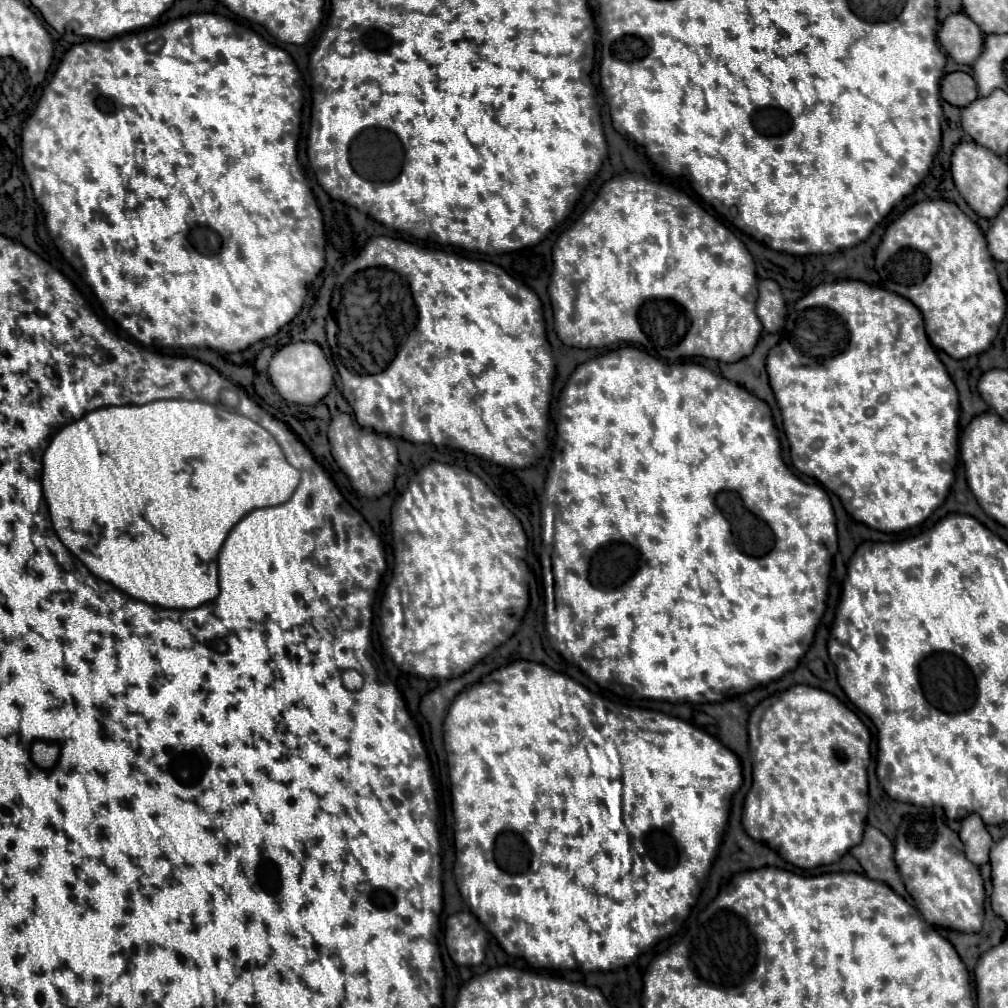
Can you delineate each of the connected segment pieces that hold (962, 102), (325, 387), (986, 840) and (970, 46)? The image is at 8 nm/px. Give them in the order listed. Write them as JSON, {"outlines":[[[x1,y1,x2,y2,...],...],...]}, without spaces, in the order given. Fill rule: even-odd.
{"outlines":[[[954,71,942,79,942,99,956,107,966,107,978,97,976,83,970,73]],[[312,341,290,343,290,345,284,345,280,351,276,351,272,361,270,361,268,375,270,375,272,383,276,385,278,393,286,401,294,401,294,403,300,403,300,405,318,403,330,391,330,387,334,383,332,369,330,369,326,355,322,353,320,345,312,343]],[[972,813,966,819,962,819,960,827,960,839,964,843,964,853,974,865,984,865,988,863,990,847,992,847,992,837,980,819,980,815]],[[962,11,948,15,938,29,938,41,956,63,972,65,982,51,982,39,980,27]]]}

